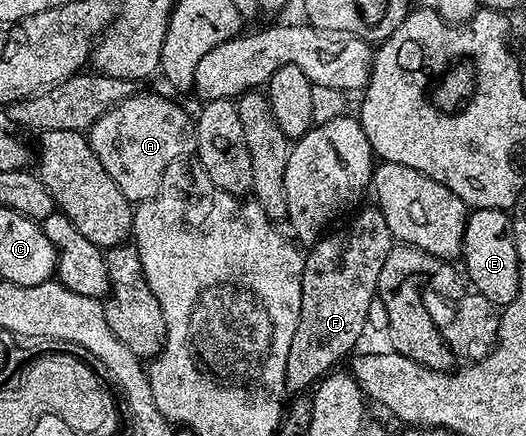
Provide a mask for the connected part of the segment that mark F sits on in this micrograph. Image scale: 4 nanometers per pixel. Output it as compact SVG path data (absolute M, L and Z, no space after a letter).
M361 207L361 212L345 228L321 235L307 249L302 274L302 310L298 314L298 330L294 330L294 342L290 342L290 354L286 357L284 386L289 393L307 393L329 375L339 365L336 363L353 351L351 348L359 342L368 324L368 311L372 304L374 308L377 299L378 274L382 274L386 254L394 247L386 218L379 207L371 207Z

